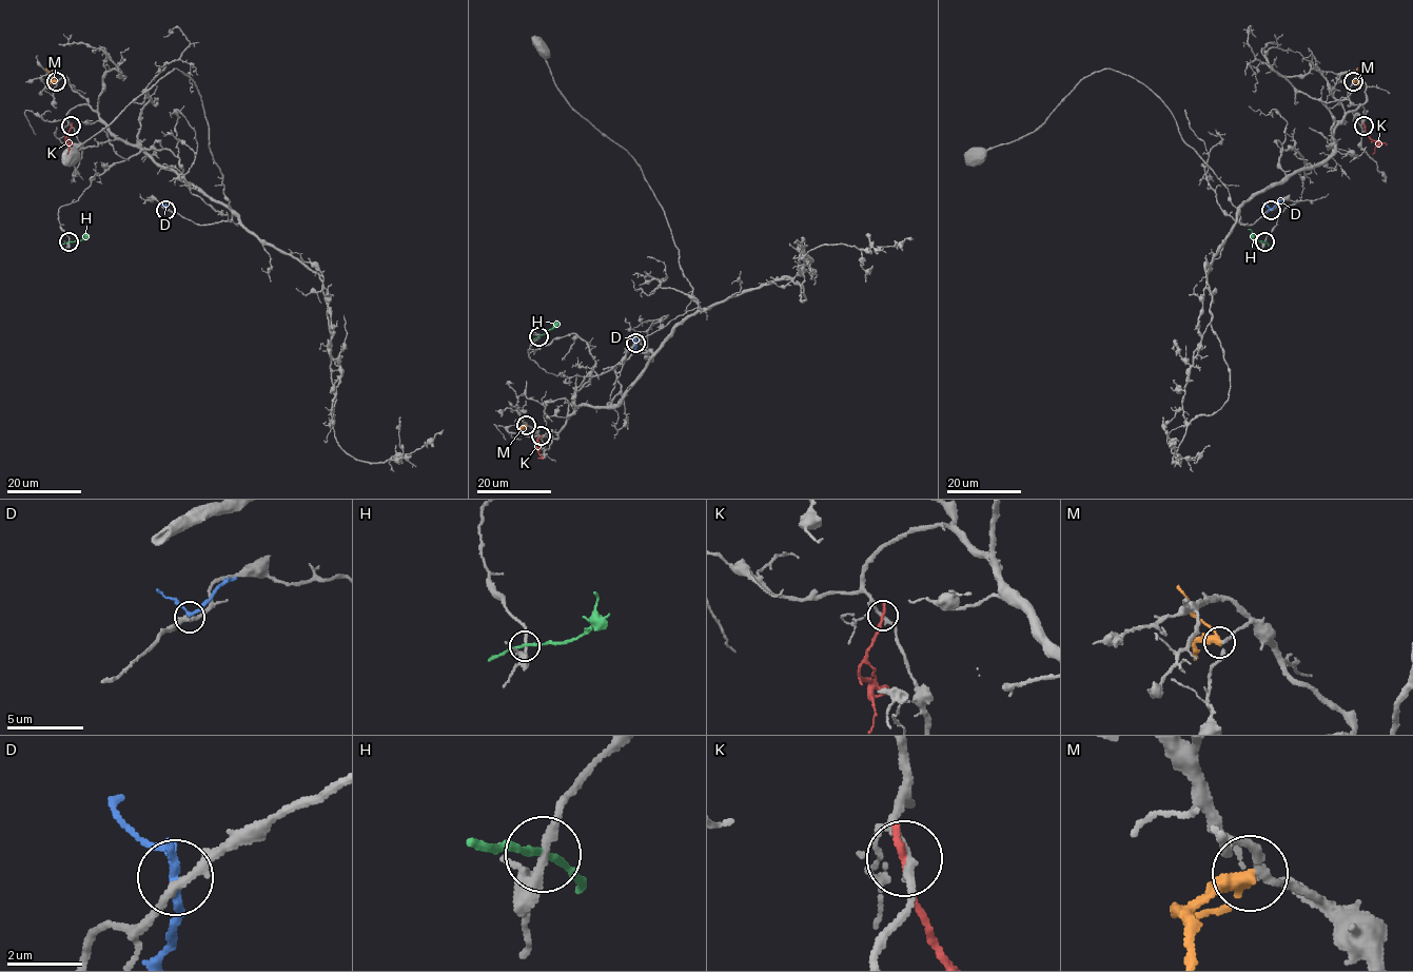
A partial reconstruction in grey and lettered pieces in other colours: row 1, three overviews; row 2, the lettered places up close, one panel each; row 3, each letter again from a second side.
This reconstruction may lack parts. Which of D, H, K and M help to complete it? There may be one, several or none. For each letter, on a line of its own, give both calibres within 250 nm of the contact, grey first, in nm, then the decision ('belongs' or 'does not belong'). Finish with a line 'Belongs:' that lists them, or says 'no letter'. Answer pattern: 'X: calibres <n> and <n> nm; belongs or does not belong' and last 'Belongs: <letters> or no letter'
D: calibres 240 and 220 nm; does not belong
H: calibres 240 and 170 nm; does not belong
K: calibres 200 and 220 nm; does not belong
M: calibres 180 and 320 nm; does not belong
Belongs: no letter

